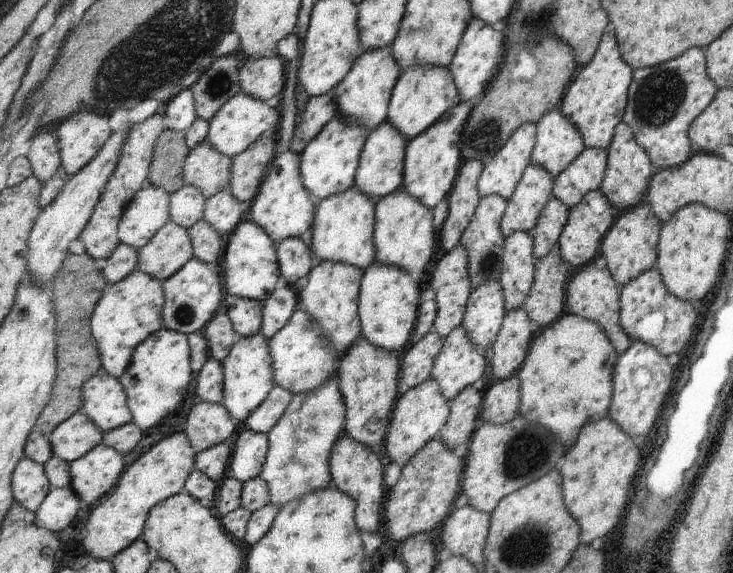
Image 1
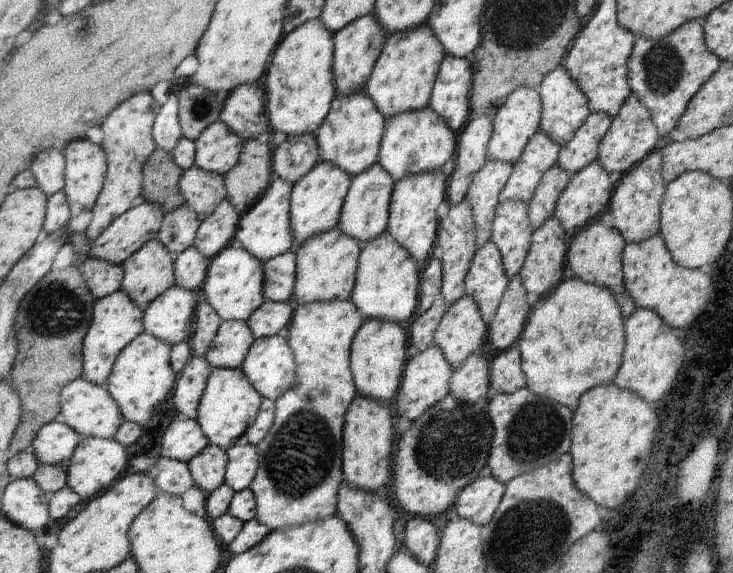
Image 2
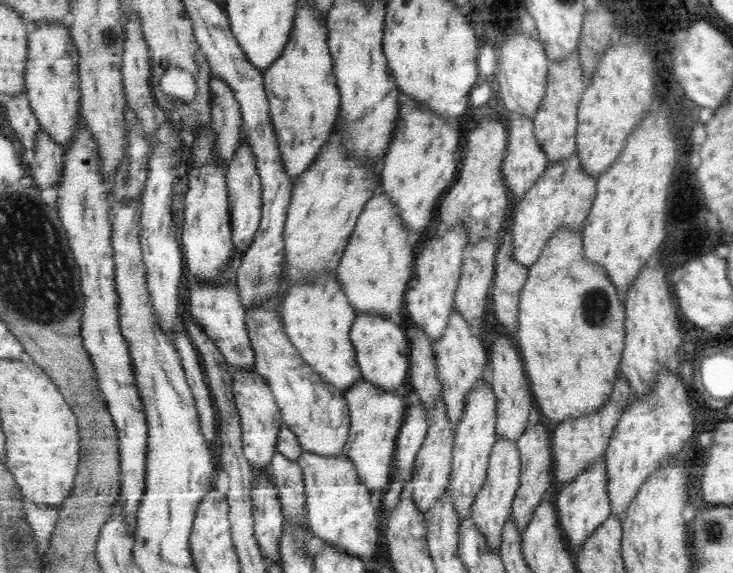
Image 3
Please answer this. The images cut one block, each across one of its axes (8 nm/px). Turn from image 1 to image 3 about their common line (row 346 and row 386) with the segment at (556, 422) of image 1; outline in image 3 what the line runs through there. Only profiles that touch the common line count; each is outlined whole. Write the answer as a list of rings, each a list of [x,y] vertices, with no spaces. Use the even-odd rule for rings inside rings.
[[[560,228],[549,239],[546,247],[543,249],[541,258],[531,267],[528,281],[521,291],[517,345],[521,350],[522,359],[525,361],[526,373],[530,377],[536,405],[536,415],[541,416],[544,422],[553,422],[553,424],[559,425],[563,424],[566,420],[597,414],[612,395],[614,384],[618,381],[619,372],[621,371],[622,352],[626,347],[626,307],[621,304],[619,288],[614,285],[614,281],[608,276],[606,268],[603,268],[603,265],[593,264],[587,260],[583,230]]]

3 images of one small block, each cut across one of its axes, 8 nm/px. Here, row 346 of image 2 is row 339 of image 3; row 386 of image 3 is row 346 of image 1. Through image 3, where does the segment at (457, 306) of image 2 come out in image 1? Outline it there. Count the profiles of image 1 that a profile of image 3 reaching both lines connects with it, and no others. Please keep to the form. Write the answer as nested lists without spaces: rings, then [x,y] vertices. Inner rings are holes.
[[[463,325],[443,340],[441,354],[434,362],[432,378],[440,384],[449,402],[485,376],[487,362],[479,350]]]

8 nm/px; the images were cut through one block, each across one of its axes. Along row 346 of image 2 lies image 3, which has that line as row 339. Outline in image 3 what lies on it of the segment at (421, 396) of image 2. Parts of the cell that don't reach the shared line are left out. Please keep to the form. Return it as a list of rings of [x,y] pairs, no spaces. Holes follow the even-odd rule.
[[[457,223],[447,228],[441,238],[433,238],[417,258],[417,283],[407,292],[408,317],[420,326],[434,341],[439,340],[447,330],[452,312],[455,310],[455,295],[462,278],[463,252],[470,244],[466,224]]]

